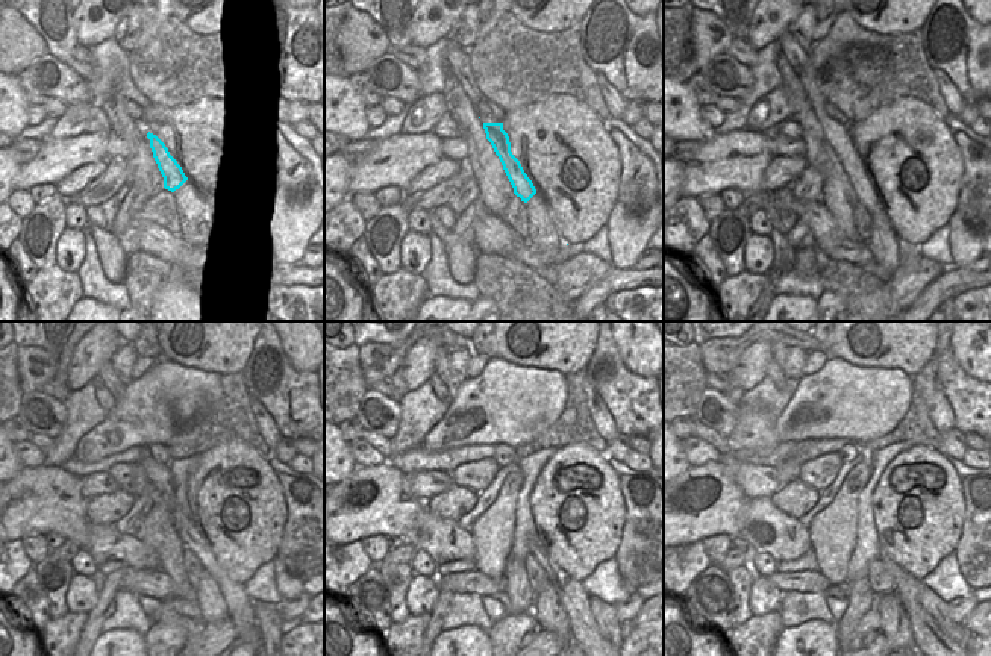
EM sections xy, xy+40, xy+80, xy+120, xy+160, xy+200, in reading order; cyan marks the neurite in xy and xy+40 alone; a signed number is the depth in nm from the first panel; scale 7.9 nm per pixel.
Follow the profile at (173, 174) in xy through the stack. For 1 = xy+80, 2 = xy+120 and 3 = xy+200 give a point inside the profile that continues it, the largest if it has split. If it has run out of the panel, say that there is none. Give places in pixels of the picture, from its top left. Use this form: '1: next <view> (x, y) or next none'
1: next xy+80 (837, 135)
2: next xy+120 (241, 612)
3: next xy+200 (908, 590)

